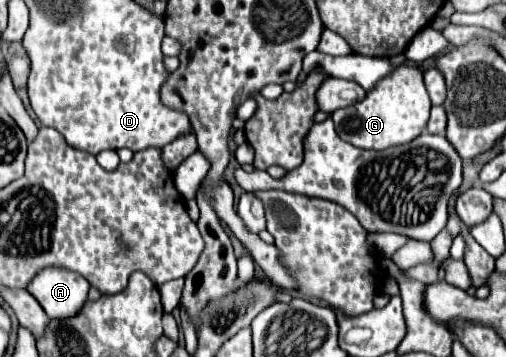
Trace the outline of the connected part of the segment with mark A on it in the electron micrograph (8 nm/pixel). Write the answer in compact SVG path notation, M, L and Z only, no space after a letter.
M47 267L39 271L39 275L35 275L27 291L39 301L49 319L65 321L75 317L83 309L83 305L87 303L89 287L89 281L85 277L79 277L79 273Z

